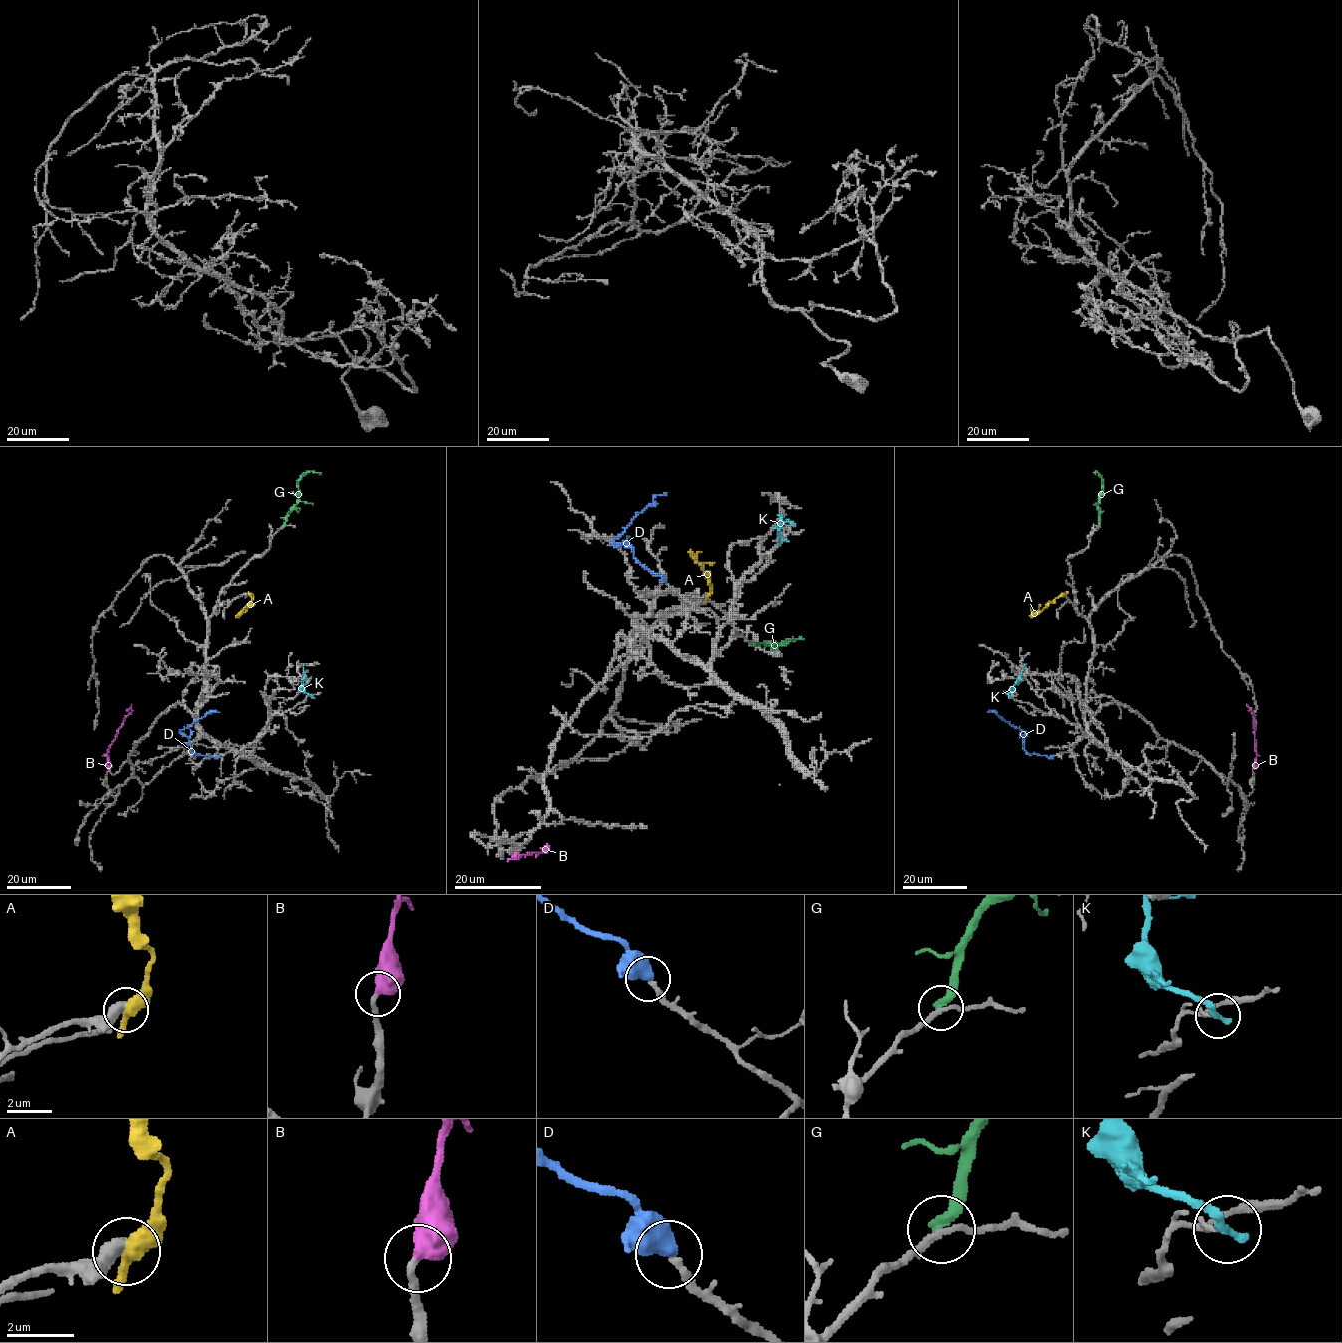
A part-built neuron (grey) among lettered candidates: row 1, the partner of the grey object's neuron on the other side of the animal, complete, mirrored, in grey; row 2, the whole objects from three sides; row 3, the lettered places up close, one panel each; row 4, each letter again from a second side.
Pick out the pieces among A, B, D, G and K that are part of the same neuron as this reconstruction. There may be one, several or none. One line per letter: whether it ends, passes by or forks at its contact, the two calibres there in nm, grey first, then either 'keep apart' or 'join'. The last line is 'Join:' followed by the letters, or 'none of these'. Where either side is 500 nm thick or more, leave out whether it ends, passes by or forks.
A: it passes by; calibres 440 and 460 nm; keep apart
B: calibres 240 and 650 nm; join
D: calibres 200 and 550 nm; join
G: it ends; calibres 200 and 320 nm; keep apart
K: it ends; calibres 110 and 320 nm; keep apart
Join: B, D

